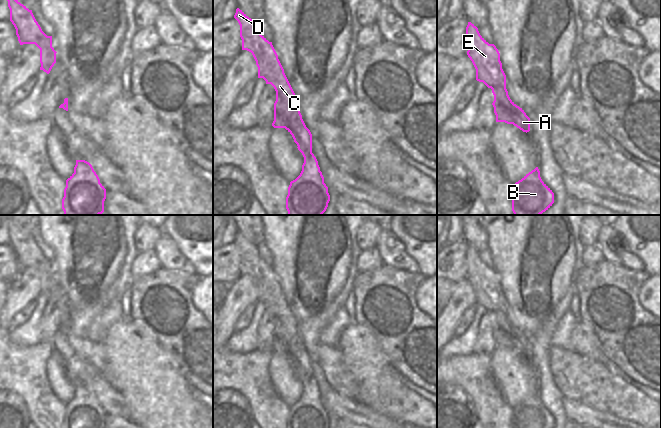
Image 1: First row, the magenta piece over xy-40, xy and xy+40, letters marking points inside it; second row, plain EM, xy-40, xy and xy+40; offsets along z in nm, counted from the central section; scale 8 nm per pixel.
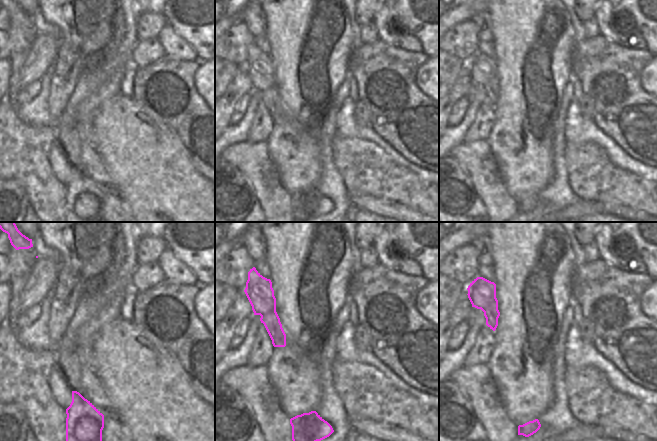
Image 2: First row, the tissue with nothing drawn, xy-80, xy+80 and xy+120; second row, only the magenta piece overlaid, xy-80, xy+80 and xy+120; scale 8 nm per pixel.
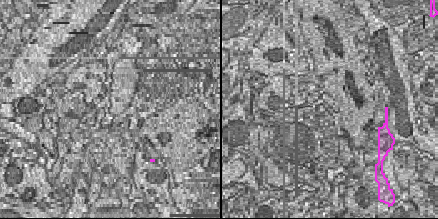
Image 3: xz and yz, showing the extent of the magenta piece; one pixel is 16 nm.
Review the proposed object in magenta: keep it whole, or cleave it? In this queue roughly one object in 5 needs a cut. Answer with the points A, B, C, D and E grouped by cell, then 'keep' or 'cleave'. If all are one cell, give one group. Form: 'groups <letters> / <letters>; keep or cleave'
groups A B C D E; keep

